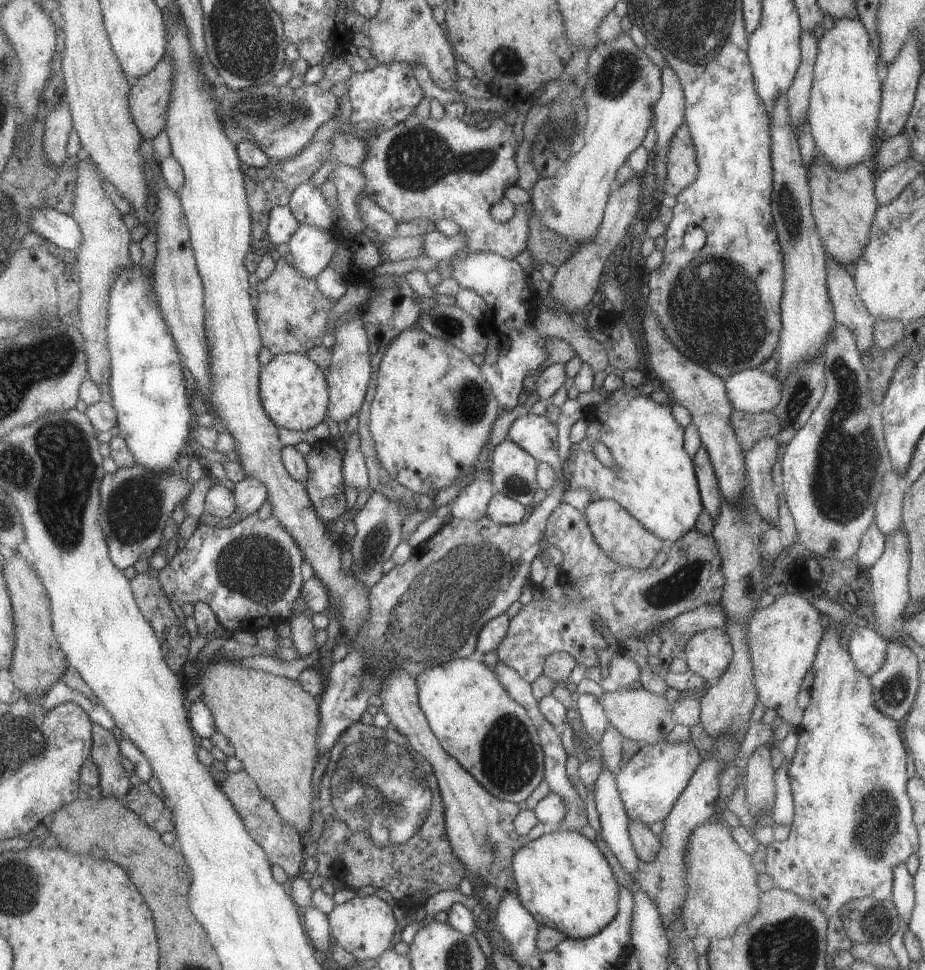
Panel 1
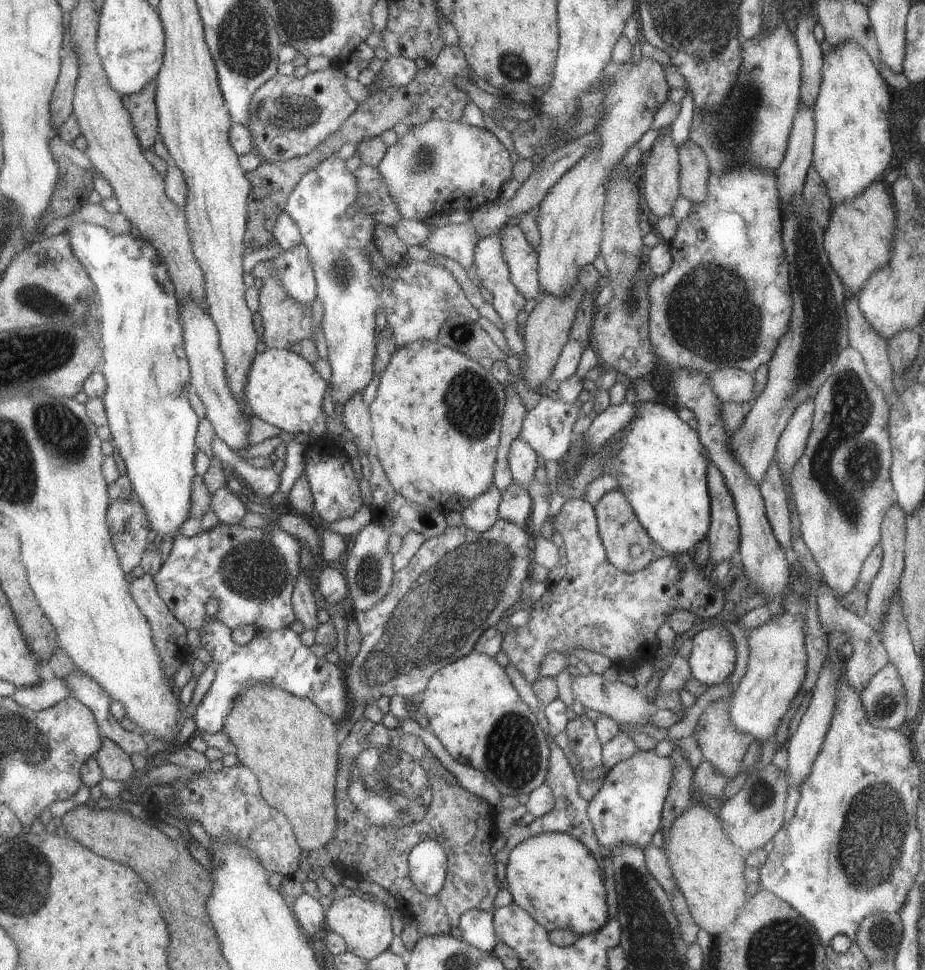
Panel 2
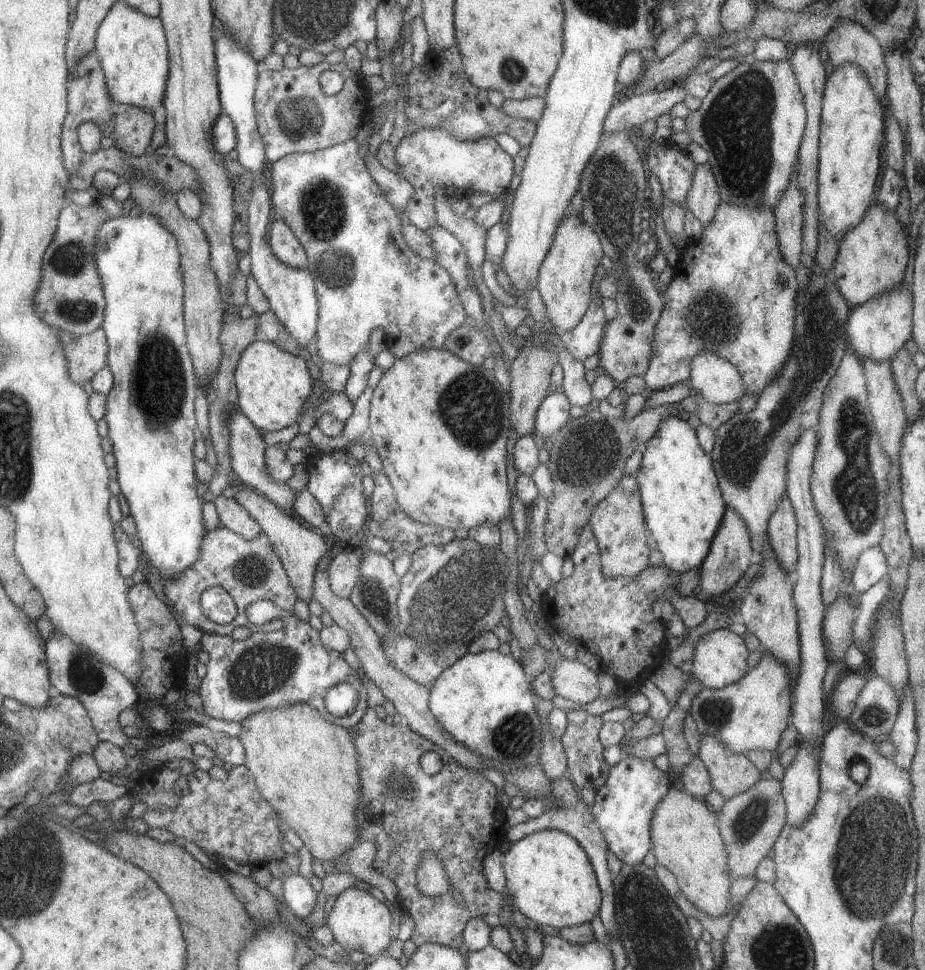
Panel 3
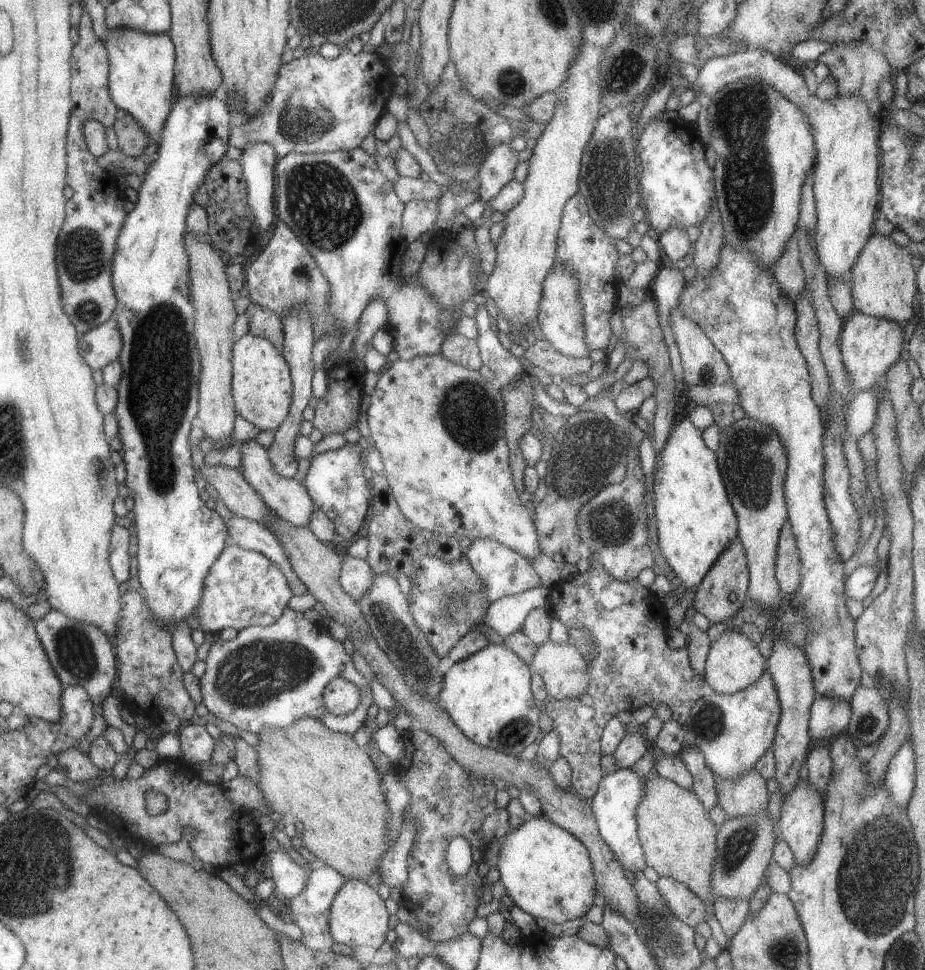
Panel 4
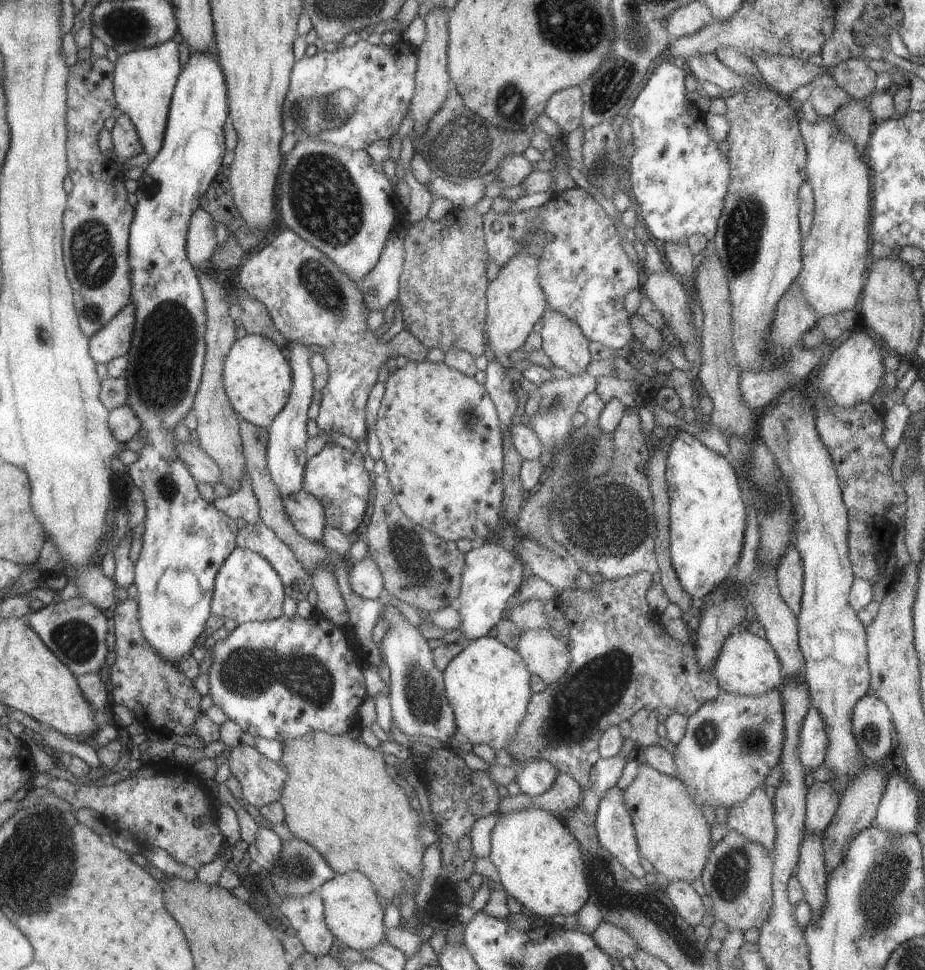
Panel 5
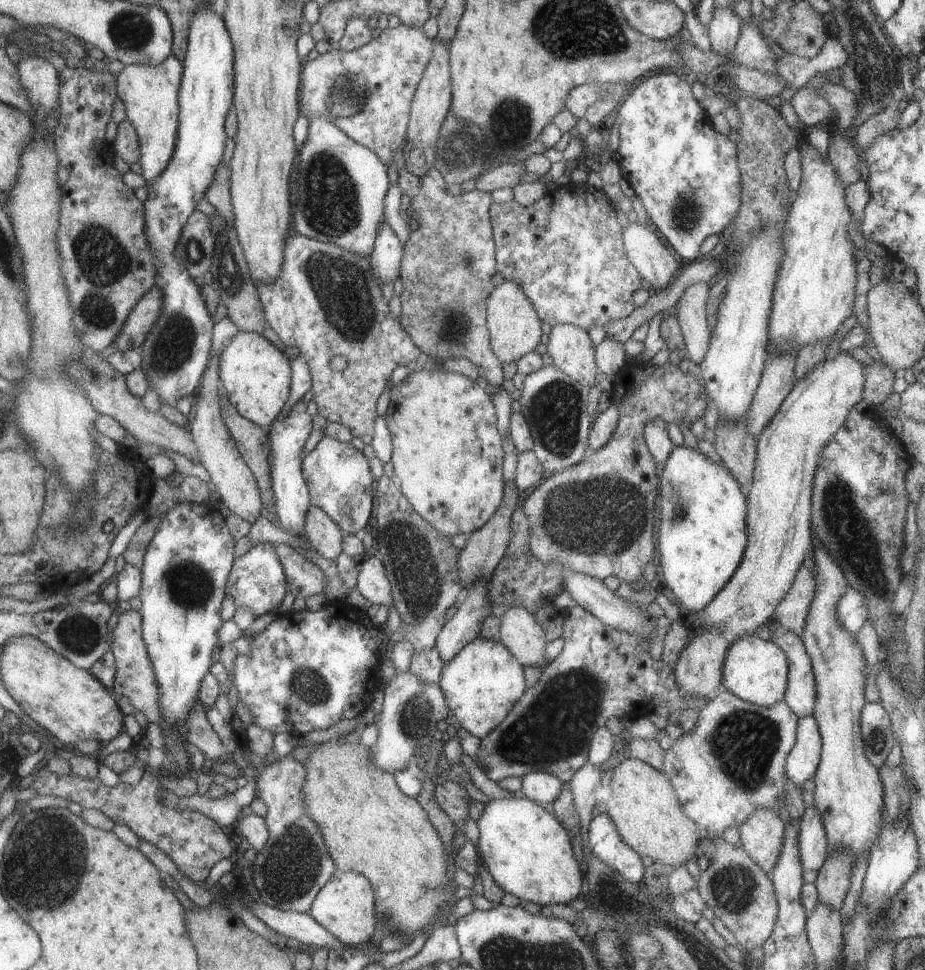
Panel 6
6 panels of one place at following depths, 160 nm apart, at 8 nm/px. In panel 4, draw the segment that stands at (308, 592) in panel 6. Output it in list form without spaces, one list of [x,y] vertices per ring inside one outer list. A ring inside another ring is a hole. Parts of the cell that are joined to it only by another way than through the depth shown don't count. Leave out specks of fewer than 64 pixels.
[[[231,515],[230,518],[223,519],[227,529],[227,542],[231,542],[241,548],[257,551],[267,557],[282,572],[287,579],[289,588],[295,596],[307,592],[305,585],[293,572],[288,556],[284,548],[280,545],[278,538],[261,523]]]

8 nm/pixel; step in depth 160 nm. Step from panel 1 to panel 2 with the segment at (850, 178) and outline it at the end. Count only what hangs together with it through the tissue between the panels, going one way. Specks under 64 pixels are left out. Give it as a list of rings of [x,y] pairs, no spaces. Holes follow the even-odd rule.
[[[882,179],[867,185],[860,195],[831,204],[827,226],[822,230],[822,245],[829,264],[849,294],[857,294],[872,272],[889,261],[894,212],[888,186]]]

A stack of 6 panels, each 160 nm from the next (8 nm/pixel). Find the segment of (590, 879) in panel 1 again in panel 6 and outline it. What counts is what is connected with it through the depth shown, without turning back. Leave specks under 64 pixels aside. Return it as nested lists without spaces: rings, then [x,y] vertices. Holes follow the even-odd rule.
[[[523,798],[523,800],[493,799],[483,806],[483,812],[475,821],[480,832],[475,845],[477,856],[479,862],[485,866],[487,872],[504,892],[513,894],[518,900],[539,904],[541,908],[546,904],[567,905],[573,899],[584,896],[584,875],[573,856],[570,835],[542,805]]]

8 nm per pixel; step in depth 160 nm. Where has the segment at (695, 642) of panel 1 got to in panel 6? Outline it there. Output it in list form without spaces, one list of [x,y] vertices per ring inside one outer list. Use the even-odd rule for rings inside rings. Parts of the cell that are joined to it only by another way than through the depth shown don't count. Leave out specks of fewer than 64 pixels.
[[[749,633],[729,641],[722,666],[722,684],[727,691],[740,699],[766,707],[783,698],[787,671],[788,664],[784,652],[773,641],[764,641],[754,633]]]

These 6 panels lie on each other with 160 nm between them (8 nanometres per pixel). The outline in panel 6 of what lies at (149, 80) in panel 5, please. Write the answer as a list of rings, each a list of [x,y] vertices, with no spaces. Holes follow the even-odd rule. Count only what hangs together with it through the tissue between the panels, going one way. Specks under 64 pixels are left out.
[[[171,52],[158,65],[125,65],[116,76],[116,96],[134,126],[140,150],[141,176],[152,181],[170,162],[178,125],[178,88],[182,64]]]

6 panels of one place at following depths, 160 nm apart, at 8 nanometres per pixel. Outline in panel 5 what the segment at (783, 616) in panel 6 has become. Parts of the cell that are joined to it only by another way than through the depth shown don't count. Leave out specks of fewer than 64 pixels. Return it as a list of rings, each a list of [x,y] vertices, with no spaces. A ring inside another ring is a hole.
[[[787,543],[782,555],[778,558],[776,579],[780,598],[796,616],[800,609],[803,569],[798,550],[793,543]]]

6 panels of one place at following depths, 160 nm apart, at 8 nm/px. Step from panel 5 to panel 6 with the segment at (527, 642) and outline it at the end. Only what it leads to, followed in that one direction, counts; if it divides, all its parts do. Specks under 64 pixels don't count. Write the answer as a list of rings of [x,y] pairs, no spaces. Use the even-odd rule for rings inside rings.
[[[506,607],[500,618],[499,642],[519,661],[522,667],[539,665],[548,661],[545,656],[547,644],[544,630],[534,615],[521,607]]]

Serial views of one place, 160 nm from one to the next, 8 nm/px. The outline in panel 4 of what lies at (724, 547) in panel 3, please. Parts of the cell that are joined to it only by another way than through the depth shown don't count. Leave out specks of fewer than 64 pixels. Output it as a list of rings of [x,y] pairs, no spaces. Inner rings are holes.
[[[735,537],[730,540],[724,551],[717,556],[717,560],[707,569],[701,582],[694,590],[694,601],[692,602],[695,611],[700,612],[707,618],[709,624],[716,622],[726,622],[734,616],[745,600],[748,589],[748,568],[743,545]]]

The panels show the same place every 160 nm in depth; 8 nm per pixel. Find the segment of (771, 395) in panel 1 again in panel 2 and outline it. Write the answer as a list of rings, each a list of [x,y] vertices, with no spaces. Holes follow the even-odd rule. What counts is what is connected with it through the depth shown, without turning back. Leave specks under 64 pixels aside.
[[[726,368],[707,373],[715,396],[722,403],[749,403],[754,398],[754,378],[741,369]]]

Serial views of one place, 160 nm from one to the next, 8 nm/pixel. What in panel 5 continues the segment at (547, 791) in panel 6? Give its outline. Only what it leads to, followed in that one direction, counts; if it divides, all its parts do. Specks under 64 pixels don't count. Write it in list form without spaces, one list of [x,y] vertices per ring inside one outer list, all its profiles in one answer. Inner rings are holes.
[[[535,758],[521,766],[514,779],[521,793],[534,797],[551,788],[557,773],[548,760]]]

